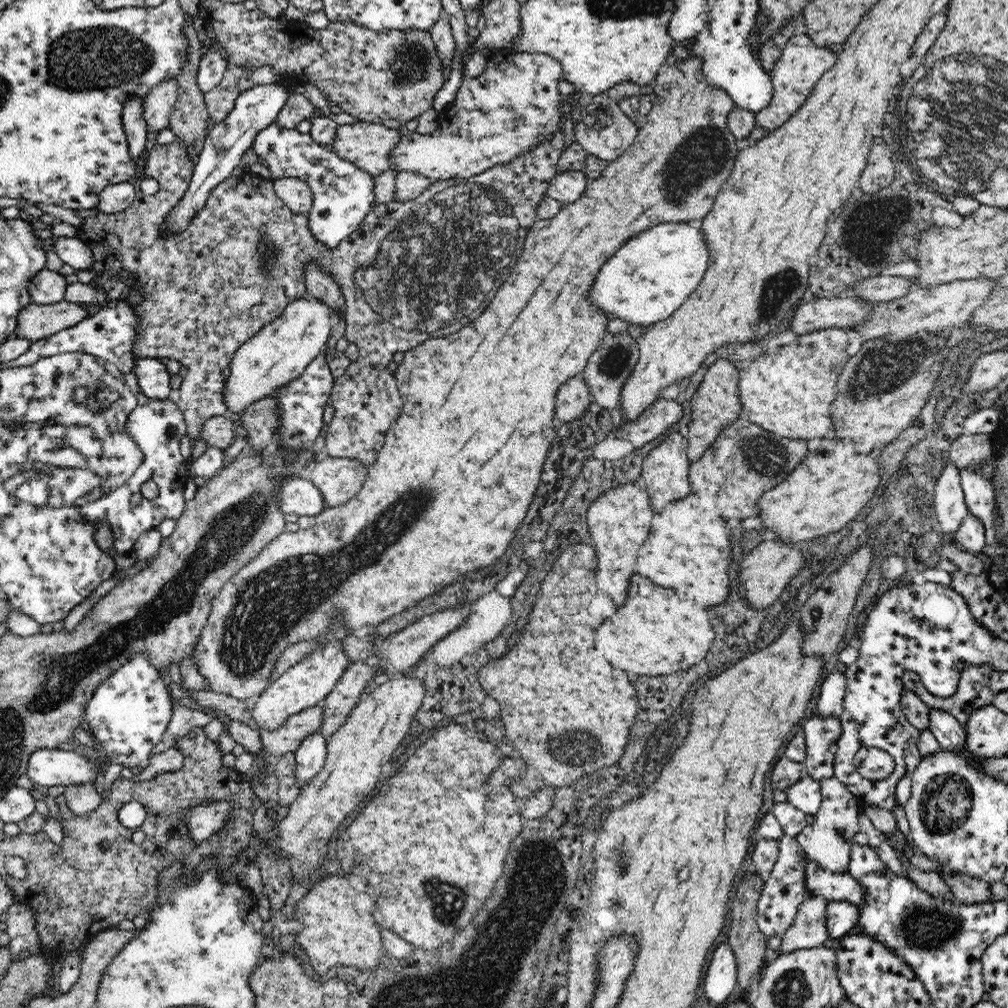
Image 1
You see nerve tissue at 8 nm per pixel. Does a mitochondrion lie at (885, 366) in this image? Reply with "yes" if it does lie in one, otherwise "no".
yes

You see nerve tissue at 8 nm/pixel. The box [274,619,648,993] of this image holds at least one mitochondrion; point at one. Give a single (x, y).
(560, 747)

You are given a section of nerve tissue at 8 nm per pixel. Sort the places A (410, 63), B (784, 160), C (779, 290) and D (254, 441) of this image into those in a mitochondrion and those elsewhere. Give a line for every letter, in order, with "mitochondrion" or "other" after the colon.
A: mitochondrion
B: other
C: mitochondrion
D: other

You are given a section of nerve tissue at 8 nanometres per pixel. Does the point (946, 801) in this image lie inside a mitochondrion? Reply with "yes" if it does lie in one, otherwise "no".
yes

